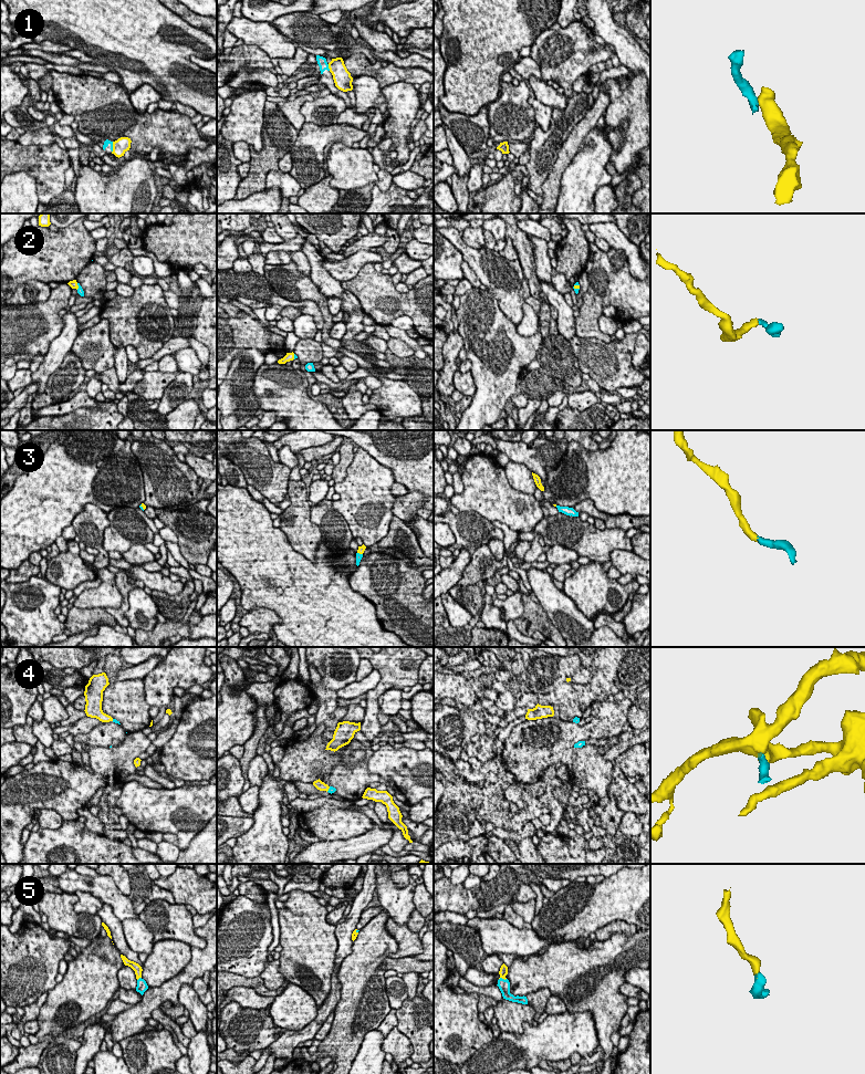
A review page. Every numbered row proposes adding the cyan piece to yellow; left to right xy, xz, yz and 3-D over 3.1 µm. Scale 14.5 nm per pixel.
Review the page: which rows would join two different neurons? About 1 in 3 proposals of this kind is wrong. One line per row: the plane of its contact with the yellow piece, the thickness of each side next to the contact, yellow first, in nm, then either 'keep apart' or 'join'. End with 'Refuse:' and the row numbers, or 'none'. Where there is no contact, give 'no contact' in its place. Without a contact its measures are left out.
1: contact in xz; calibres 260 and 130 nm; keep apart
2: contact in yz; calibres 60 and 60 nm; join
3: contact in xy; calibres 60 and 30 nm; join
4: contact in xz; calibres 140 and 90 nm; join
5: contact in yz; calibres 130 and 160 nm; join
Refuse: 1

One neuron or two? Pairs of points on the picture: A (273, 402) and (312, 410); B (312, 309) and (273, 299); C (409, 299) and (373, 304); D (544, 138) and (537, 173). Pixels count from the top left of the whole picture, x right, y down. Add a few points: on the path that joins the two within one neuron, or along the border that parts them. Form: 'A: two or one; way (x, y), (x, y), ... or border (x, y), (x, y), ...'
A: one; way (283, 402), (290, 402), (299, 410), (302, 410)
B: one; way (302, 304), (283, 302)
C: one; way (400, 303), (382, 303)
D: one; way (544, 147), (541, 164)

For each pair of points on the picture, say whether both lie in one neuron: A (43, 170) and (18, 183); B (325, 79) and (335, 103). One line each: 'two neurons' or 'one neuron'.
A: two neurons
B: two neurons

